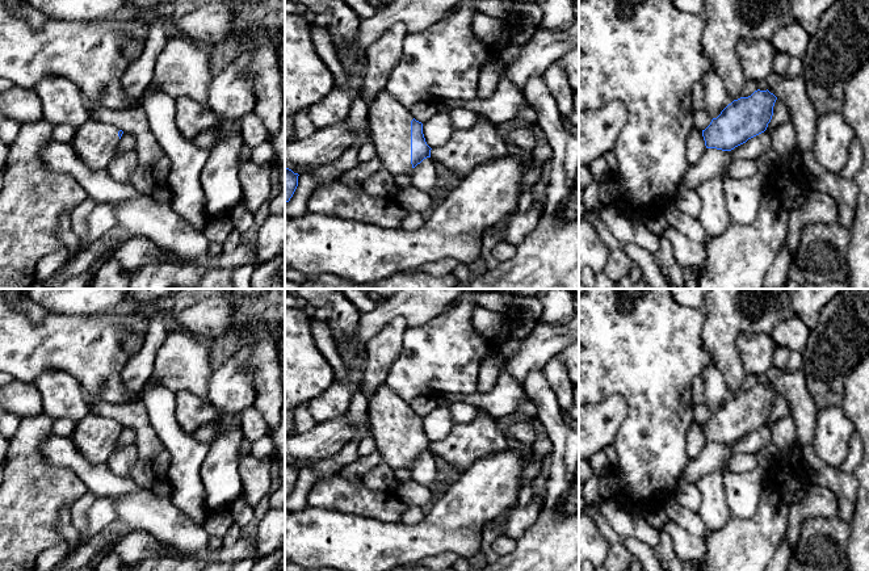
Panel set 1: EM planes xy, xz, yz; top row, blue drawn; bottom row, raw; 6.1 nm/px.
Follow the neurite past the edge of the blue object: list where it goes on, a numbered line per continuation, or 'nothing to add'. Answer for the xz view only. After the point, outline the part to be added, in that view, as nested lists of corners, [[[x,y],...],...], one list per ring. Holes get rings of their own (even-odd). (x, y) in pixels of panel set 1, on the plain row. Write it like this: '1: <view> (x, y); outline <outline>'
1: xz (389, 416); outline [[[386,383],[370,396],[369,420],[371,437],[383,462],[394,470],[411,470],[411,407],[392,392]]]

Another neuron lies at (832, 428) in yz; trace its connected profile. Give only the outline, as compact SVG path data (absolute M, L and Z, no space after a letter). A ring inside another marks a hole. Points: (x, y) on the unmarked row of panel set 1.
M840 406L820 408L811 446L823 462L840 469L849 452L849 438L853 433L853 424Z

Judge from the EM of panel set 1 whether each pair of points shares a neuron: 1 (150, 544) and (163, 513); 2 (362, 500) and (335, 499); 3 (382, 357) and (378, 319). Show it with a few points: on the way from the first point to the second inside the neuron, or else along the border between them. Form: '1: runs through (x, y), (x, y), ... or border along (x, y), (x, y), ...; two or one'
1: border along (131, 530), (146, 532), (180, 551); two
2: runs through (356, 499), (341, 499); one
3: border along (406, 320), (394, 317), (366, 345); two

